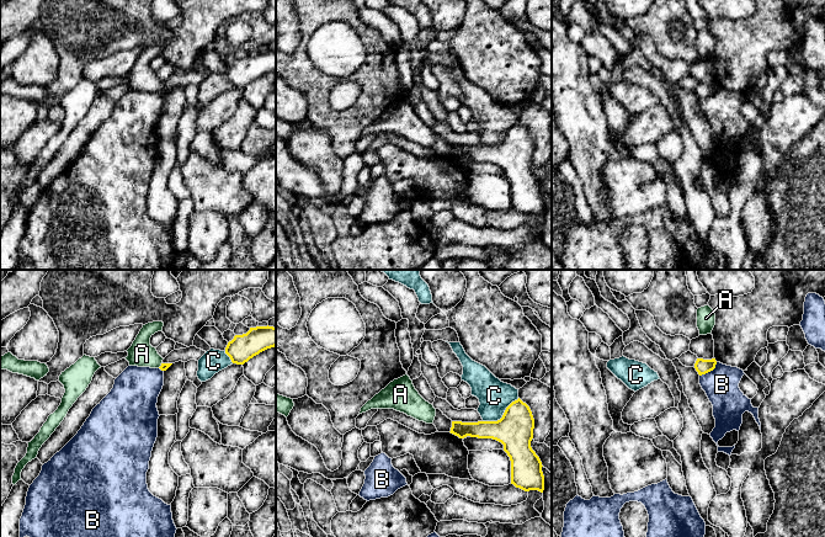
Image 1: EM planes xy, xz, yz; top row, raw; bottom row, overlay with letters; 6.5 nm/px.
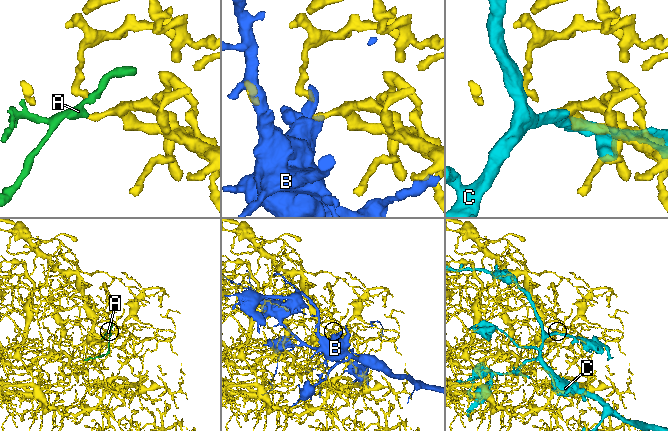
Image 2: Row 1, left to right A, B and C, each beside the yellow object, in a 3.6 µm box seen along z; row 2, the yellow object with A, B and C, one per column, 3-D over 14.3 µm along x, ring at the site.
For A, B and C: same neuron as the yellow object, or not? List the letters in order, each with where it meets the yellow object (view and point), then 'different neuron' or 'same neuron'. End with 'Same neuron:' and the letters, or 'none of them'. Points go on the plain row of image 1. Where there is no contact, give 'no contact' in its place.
A: contact xy (161, 89); same neuron
B: contact yz (709, 95); different neuron
C: contact xz (503, 139); different neuron
Same neuron: A

